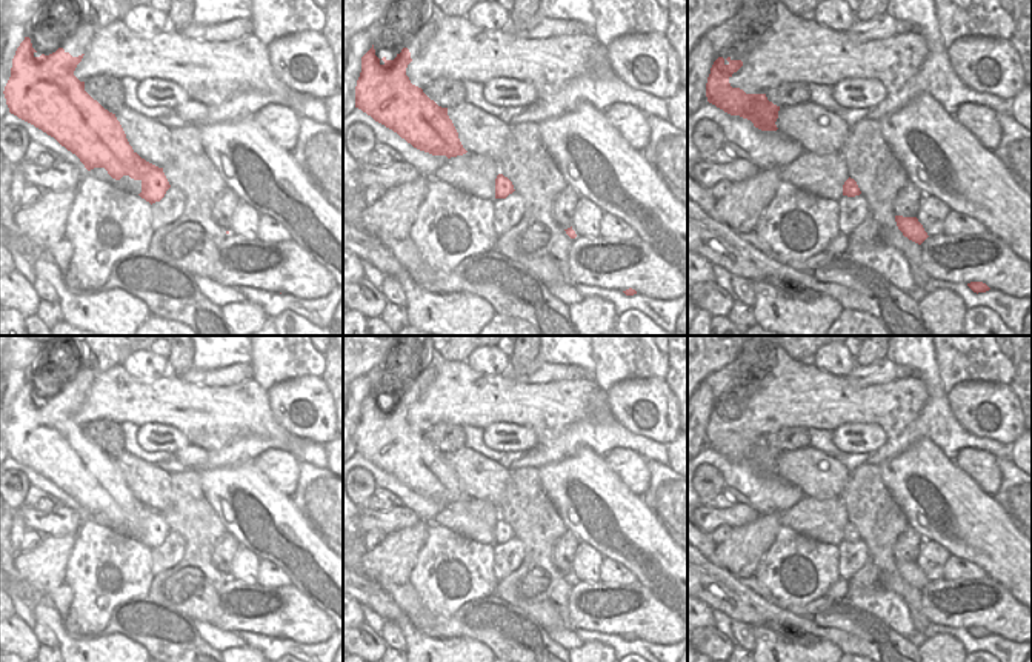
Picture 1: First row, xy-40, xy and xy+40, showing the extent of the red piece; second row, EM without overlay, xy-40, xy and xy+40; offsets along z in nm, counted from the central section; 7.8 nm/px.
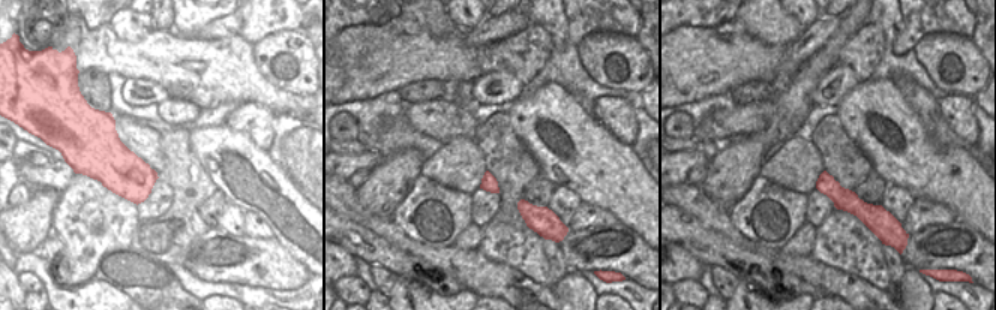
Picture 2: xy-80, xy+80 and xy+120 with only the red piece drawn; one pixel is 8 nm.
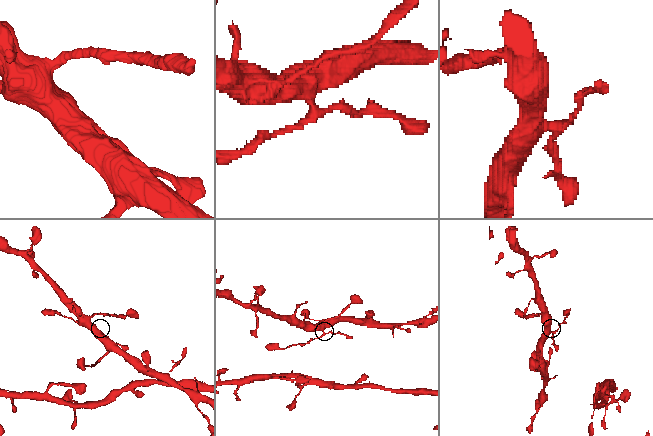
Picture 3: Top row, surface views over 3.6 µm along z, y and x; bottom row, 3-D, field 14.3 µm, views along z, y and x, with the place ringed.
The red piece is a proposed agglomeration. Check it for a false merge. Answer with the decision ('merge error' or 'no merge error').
no merge error

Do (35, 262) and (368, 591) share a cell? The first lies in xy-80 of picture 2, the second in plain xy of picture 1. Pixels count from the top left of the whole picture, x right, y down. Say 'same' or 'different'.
different

